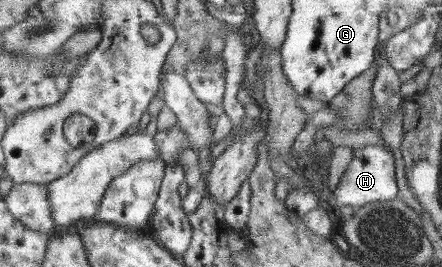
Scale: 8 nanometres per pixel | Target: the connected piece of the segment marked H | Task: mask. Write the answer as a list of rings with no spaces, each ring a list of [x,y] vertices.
[[[372,142],[361,148],[351,146],[350,152],[352,154],[351,161],[332,191],[335,196],[334,205],[348,205],[355,212],[358,208],[376,201],[395,200],[399,195],[399,187],[397,187],[395,159],[392,152],[387,151],[381,145],[374,145]]]

